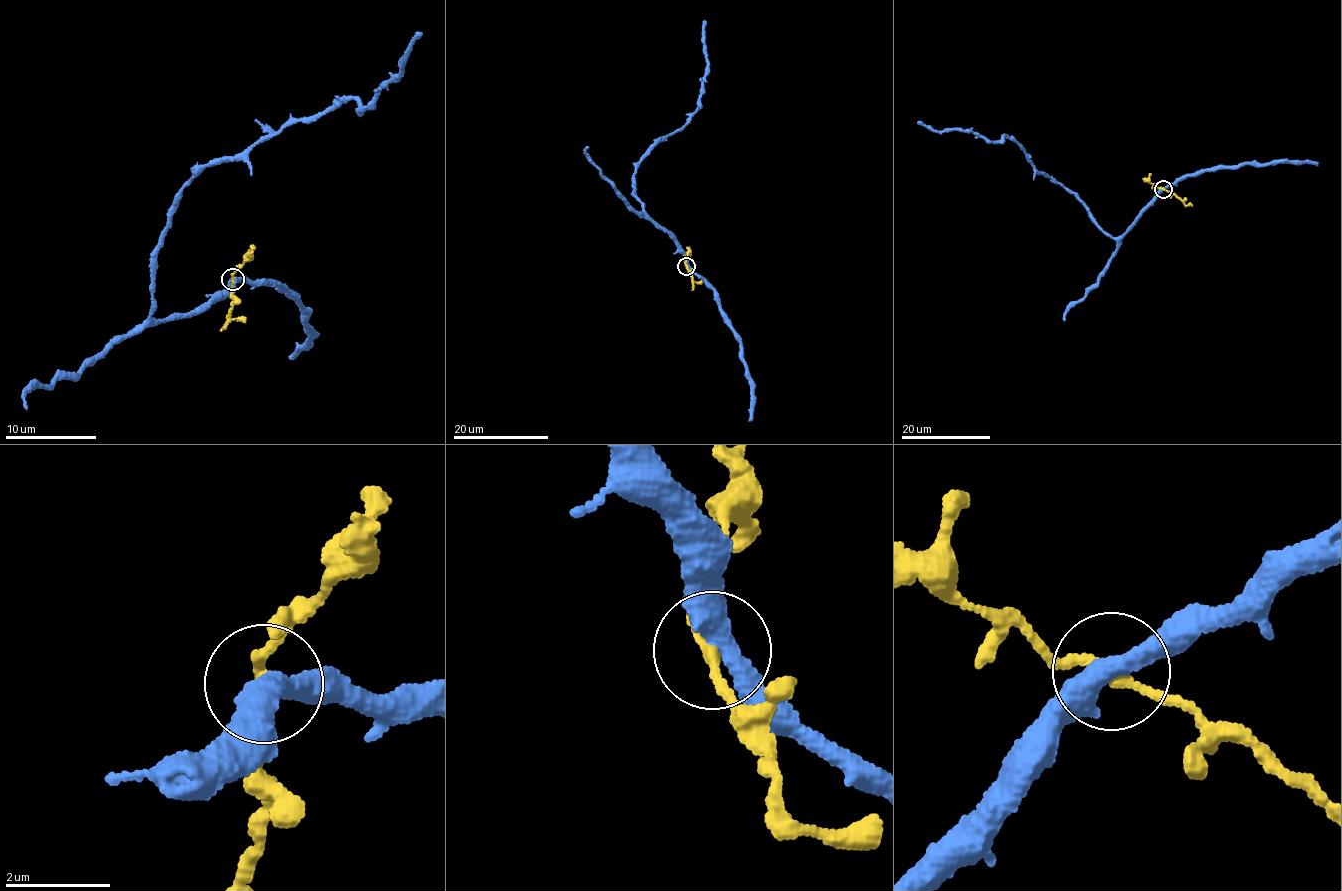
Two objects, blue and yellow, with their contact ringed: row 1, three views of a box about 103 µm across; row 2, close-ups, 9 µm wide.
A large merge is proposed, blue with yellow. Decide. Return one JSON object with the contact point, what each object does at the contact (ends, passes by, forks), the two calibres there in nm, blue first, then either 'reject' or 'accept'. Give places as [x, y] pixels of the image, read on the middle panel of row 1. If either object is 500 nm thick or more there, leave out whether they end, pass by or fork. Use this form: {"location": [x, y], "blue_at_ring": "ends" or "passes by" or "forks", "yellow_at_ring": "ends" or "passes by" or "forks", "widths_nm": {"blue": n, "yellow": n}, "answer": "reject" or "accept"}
{"location": [686, 266], "blue_at_ring": "passes by", "yellow_at_ring": "passes by", "widths_nm": {"blue": 440, "yellow": 190}, "answer": "accept"}

